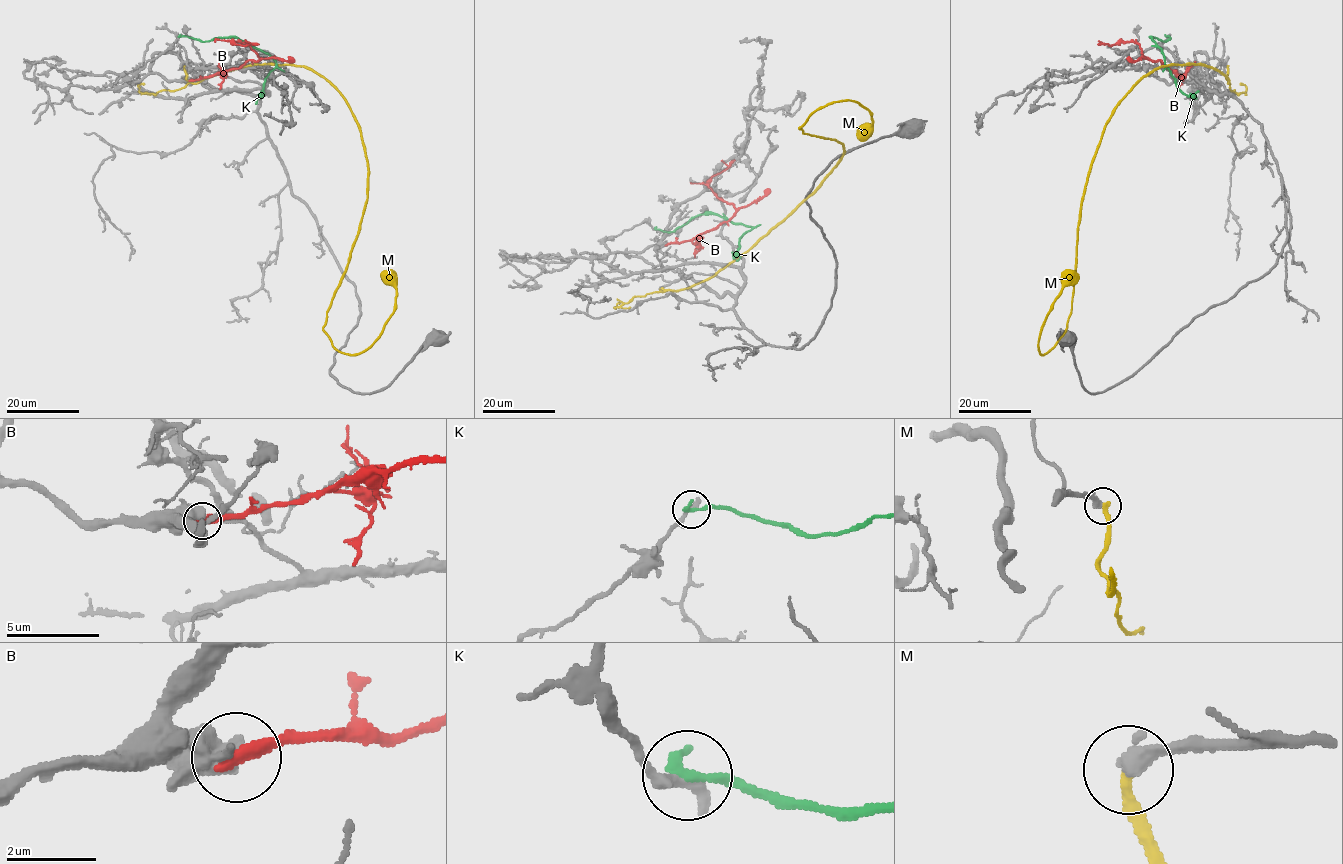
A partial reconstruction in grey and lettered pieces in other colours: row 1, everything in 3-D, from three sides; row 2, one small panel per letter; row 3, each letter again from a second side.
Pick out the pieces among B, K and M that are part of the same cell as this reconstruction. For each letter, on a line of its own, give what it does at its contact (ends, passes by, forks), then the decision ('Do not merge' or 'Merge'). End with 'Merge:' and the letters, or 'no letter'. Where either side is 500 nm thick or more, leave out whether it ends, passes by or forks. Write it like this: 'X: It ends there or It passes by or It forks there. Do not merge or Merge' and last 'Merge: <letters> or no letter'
B: Do not merge
K: It ends there. Do not merge
M: It ends there. Do not merge
Merge: no letter

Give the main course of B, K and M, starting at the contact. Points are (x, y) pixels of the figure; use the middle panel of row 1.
B: (667, 245), (697, 238), (733, 216), (734, 206), (720, 199), (708, 186), (712, 177), (727, 167), (721, 160)
K: (656, 229), (674, 231), (703, 214), (724, 216), (734, 223), (752, 226), (739, 239), (735, 254), (731, 252)
M: (660, 289), (711, 278), (815, 190), (844, 153), (799, 129), (814, 111), (854, 101), (872, 122), (860, 138)

